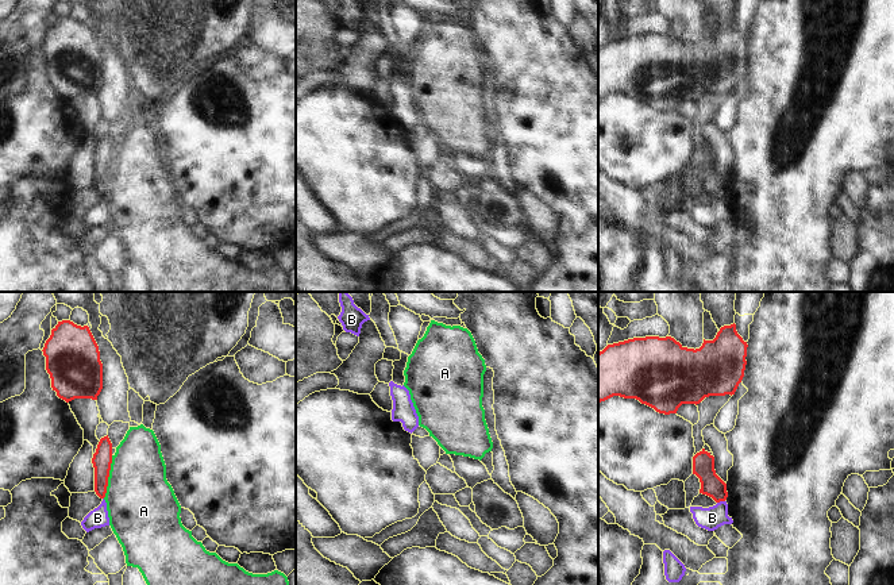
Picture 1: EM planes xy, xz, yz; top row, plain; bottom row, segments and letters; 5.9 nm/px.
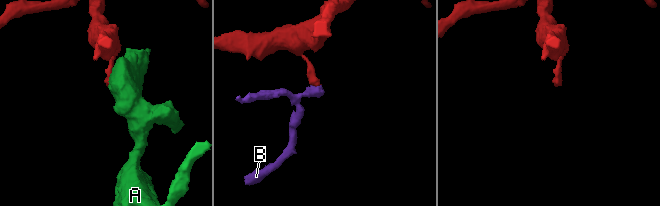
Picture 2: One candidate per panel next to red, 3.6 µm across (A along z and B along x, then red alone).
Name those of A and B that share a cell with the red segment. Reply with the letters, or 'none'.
none

